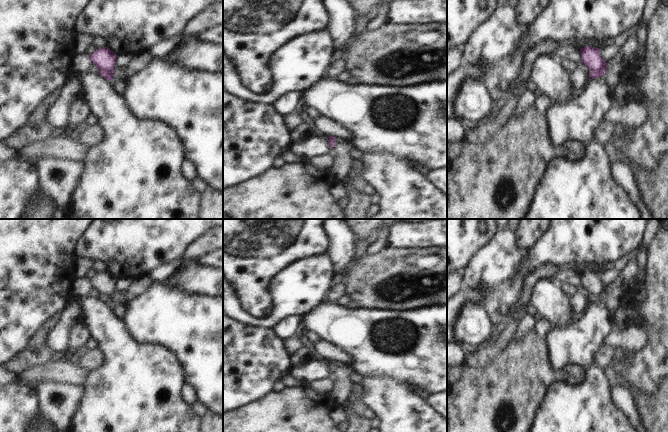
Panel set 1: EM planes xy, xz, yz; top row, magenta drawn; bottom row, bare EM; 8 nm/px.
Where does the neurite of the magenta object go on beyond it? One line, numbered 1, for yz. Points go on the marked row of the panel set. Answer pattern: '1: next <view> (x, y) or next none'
1: next none

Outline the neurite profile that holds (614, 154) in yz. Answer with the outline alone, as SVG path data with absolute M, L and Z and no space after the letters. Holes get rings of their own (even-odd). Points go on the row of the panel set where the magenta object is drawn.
M613 141L605 144L605 150L612 163L624 160L622 152L616 148Z

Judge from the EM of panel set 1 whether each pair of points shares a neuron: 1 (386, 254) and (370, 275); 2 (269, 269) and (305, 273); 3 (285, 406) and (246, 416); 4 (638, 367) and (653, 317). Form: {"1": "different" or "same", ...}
{"1": "same", "2": "different", "3": "same", "4": "same"}

